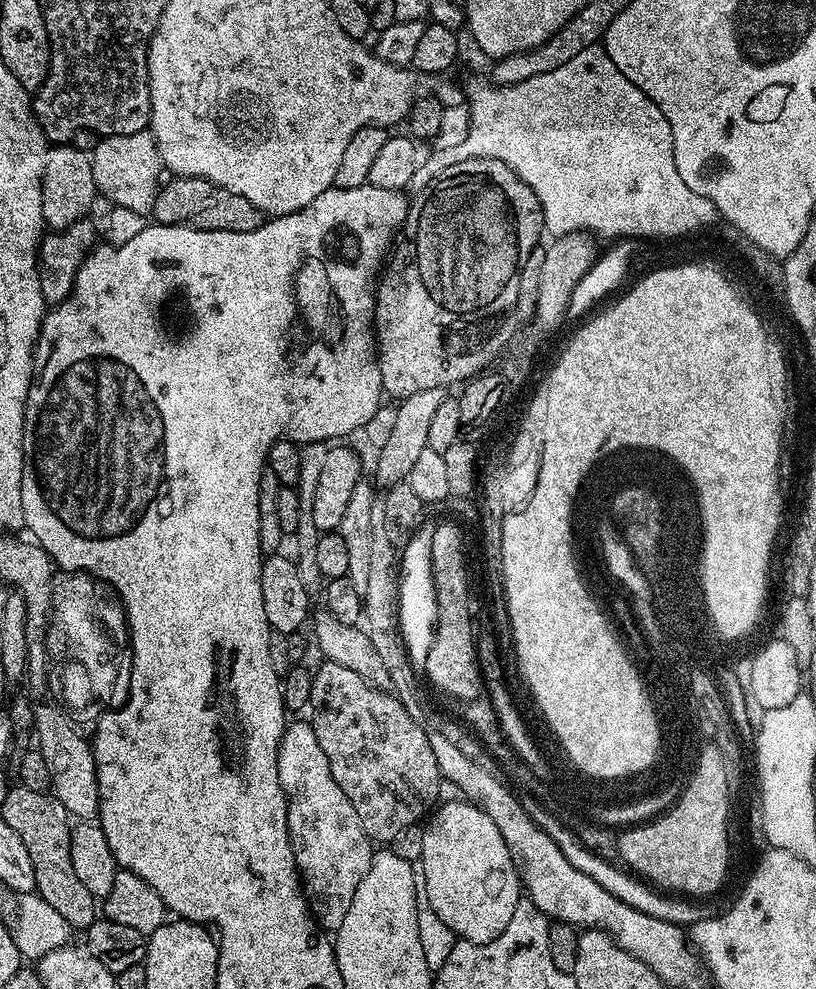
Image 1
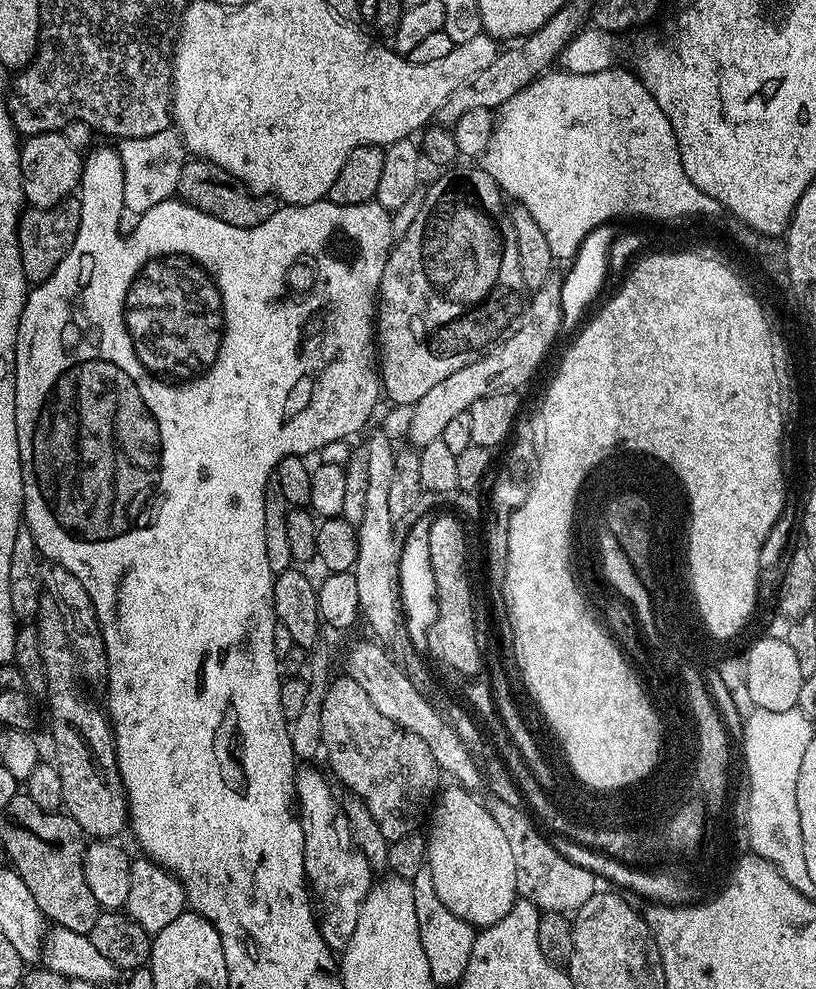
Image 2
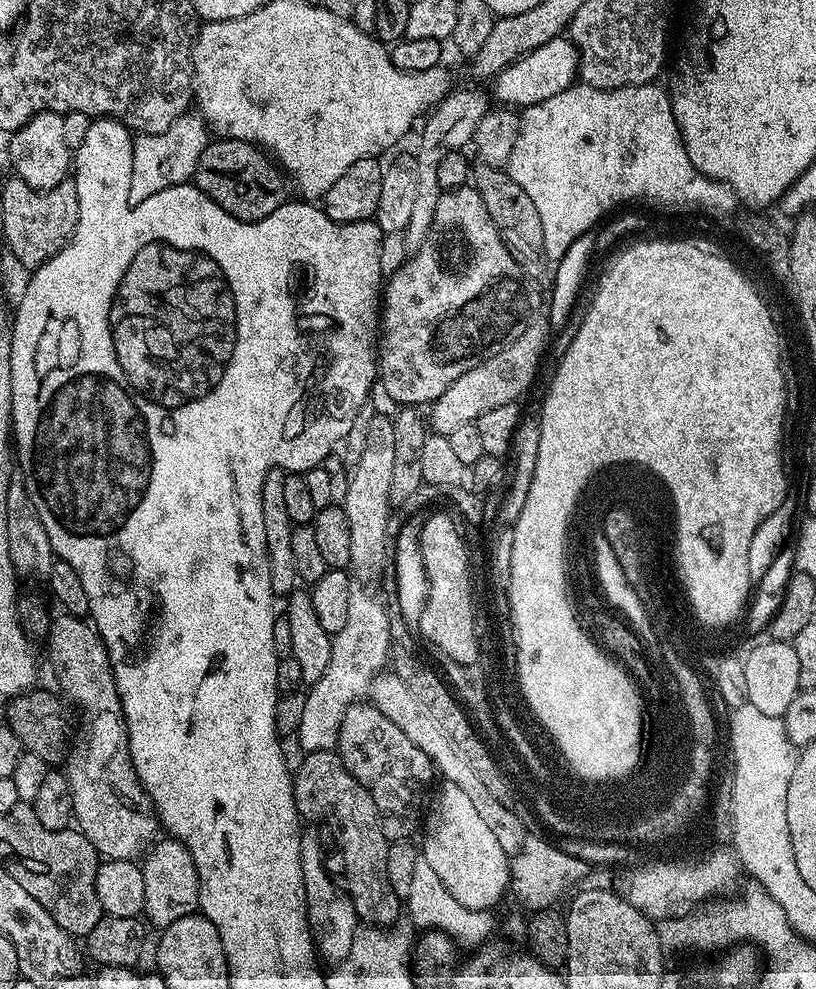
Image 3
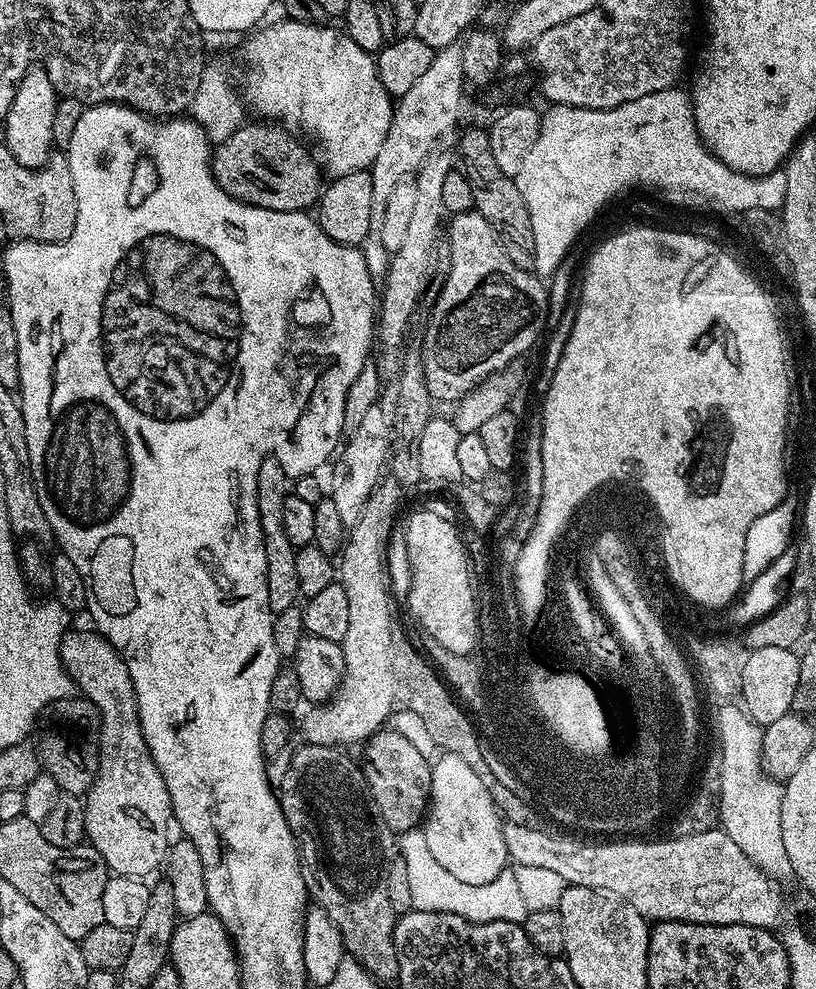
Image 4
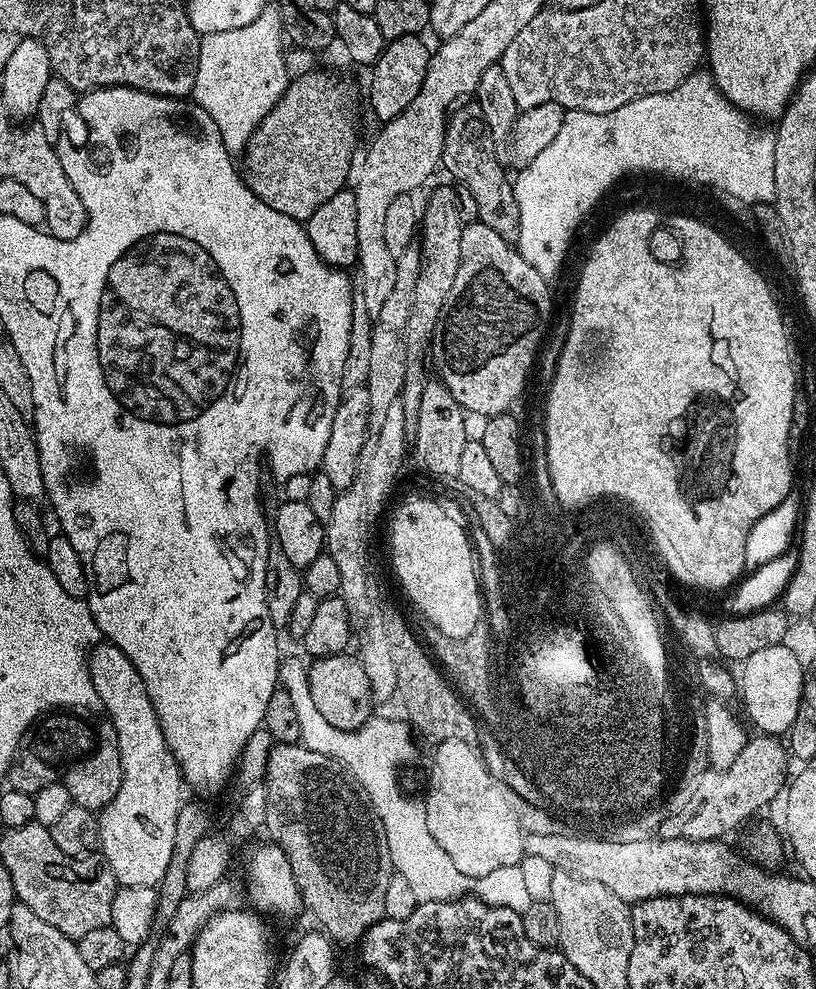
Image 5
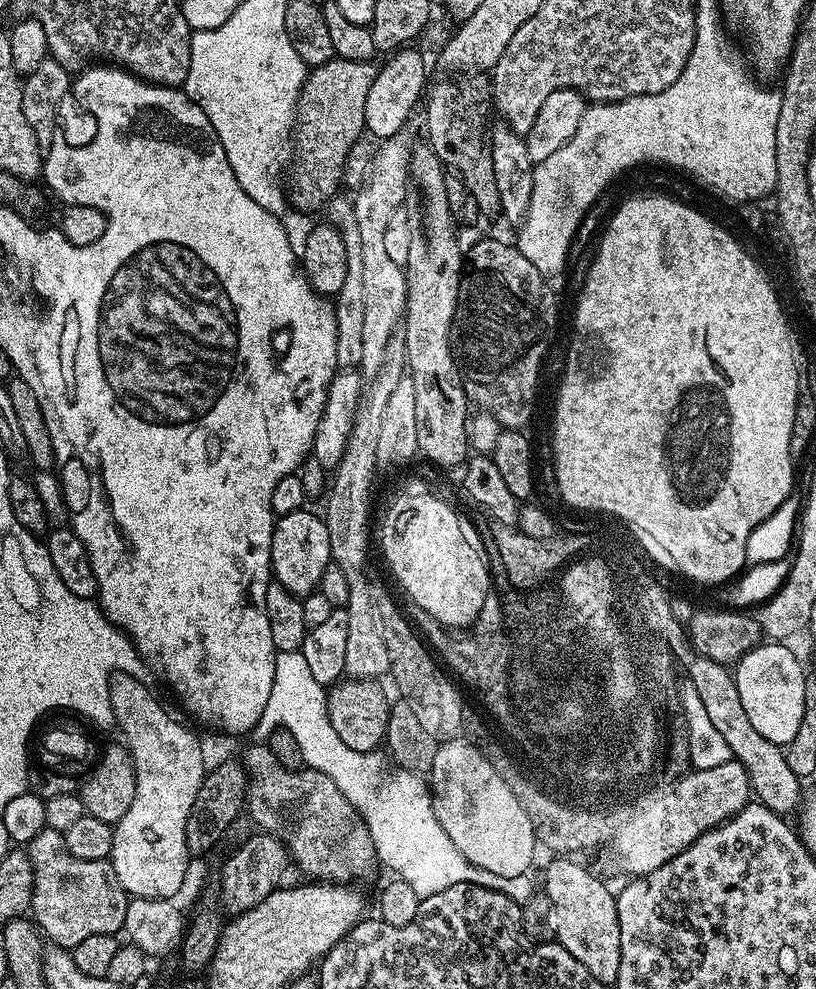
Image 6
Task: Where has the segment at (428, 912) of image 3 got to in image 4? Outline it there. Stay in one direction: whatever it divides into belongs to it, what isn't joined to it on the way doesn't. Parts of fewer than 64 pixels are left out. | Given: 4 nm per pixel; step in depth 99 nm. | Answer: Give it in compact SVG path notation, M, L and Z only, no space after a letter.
M423 831L401 832L398 836L398 856L406 862L407 878L410 881L411 901L417 912L449 912L458 914L470 922L514 922L523 924L529 910L521 897L520 887L512 870L505 870L494 878L492 884L467 884L454 878L450 870L438 866L430 846L426 846Z

